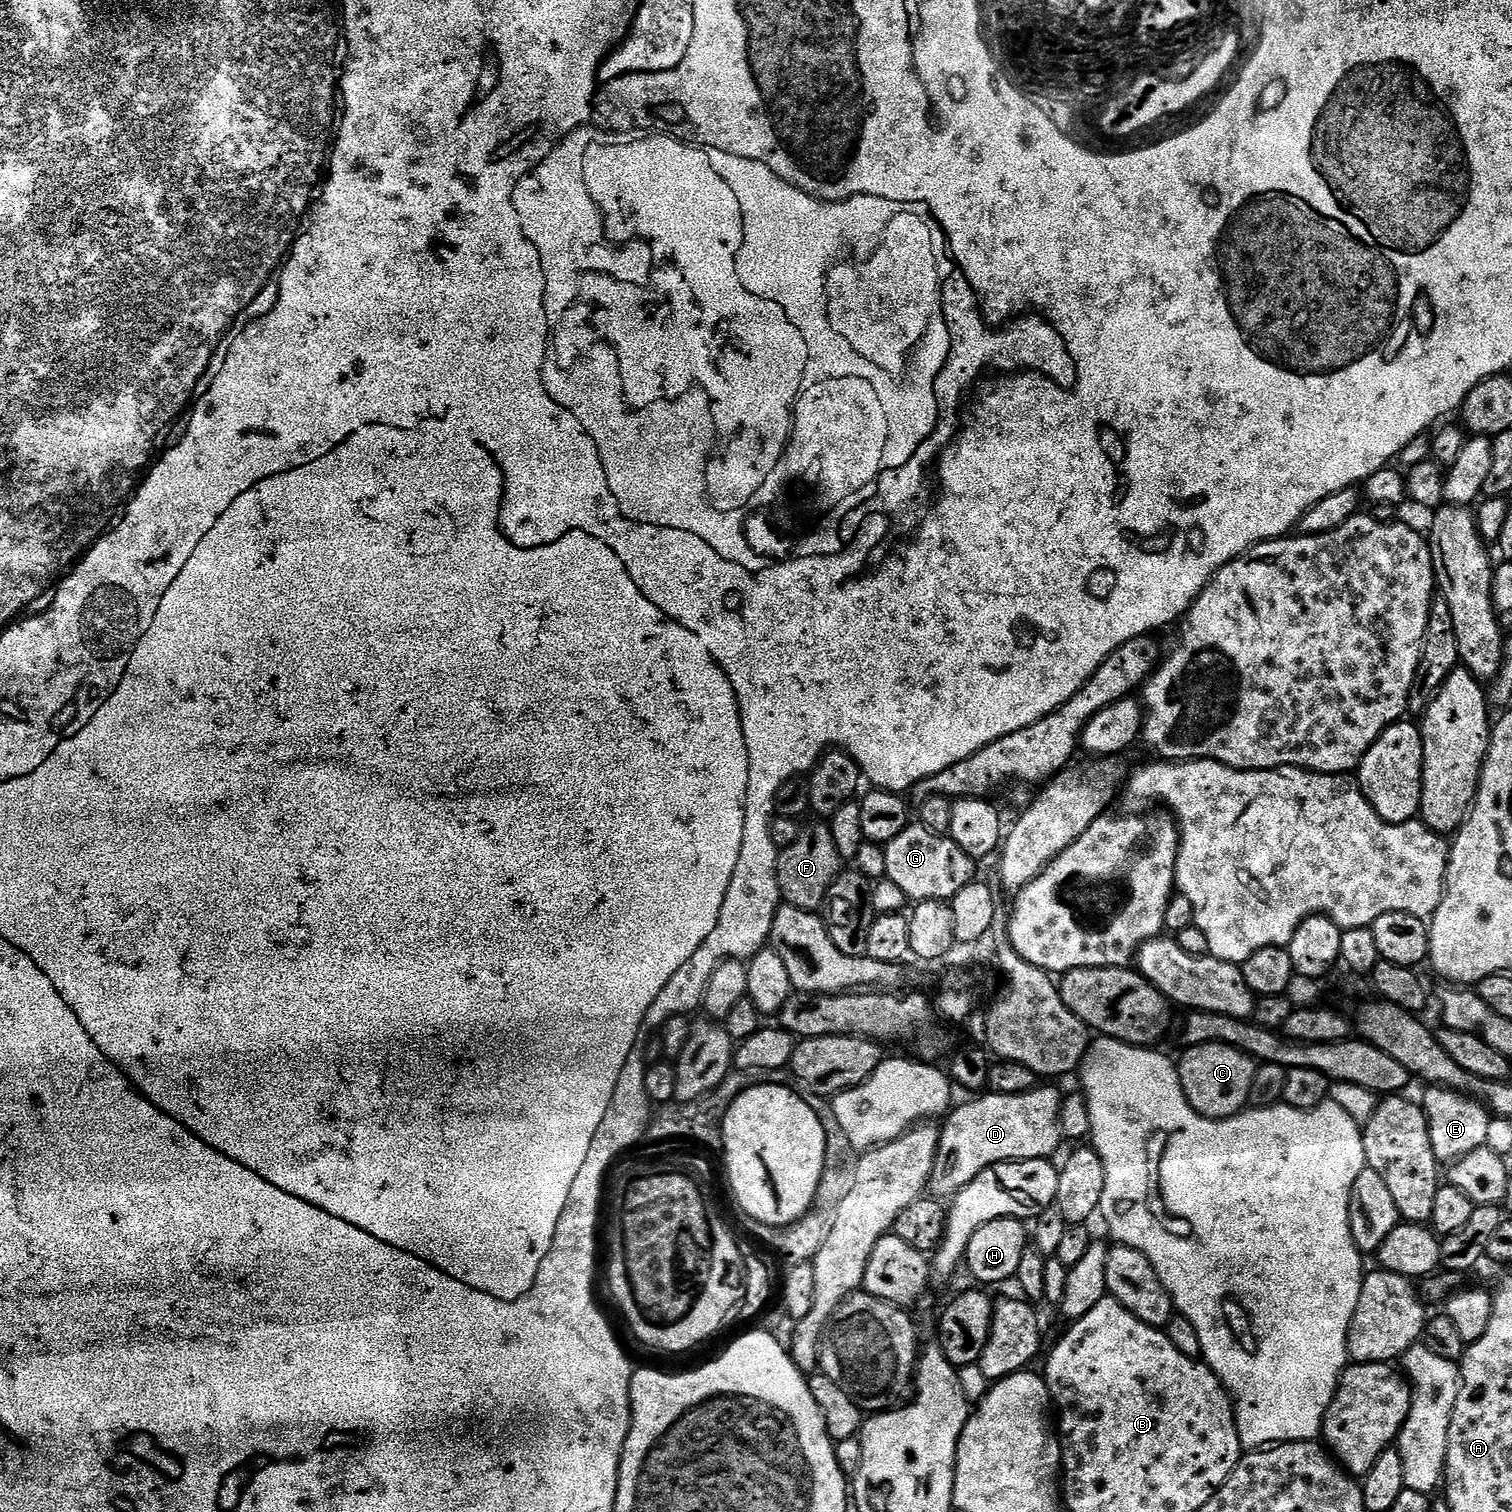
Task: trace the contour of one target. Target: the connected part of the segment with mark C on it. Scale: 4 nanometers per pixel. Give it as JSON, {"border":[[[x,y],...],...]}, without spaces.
{"border":[[[1202,1044],[1187,1051],[1178,1060],[1178,1071],[1182,1090],[1199,1116],[1207,1120],[1229,1120],[1249,1107],[1250,1082],[1254,1082],[1257,1061],[1228,1044]]]}

